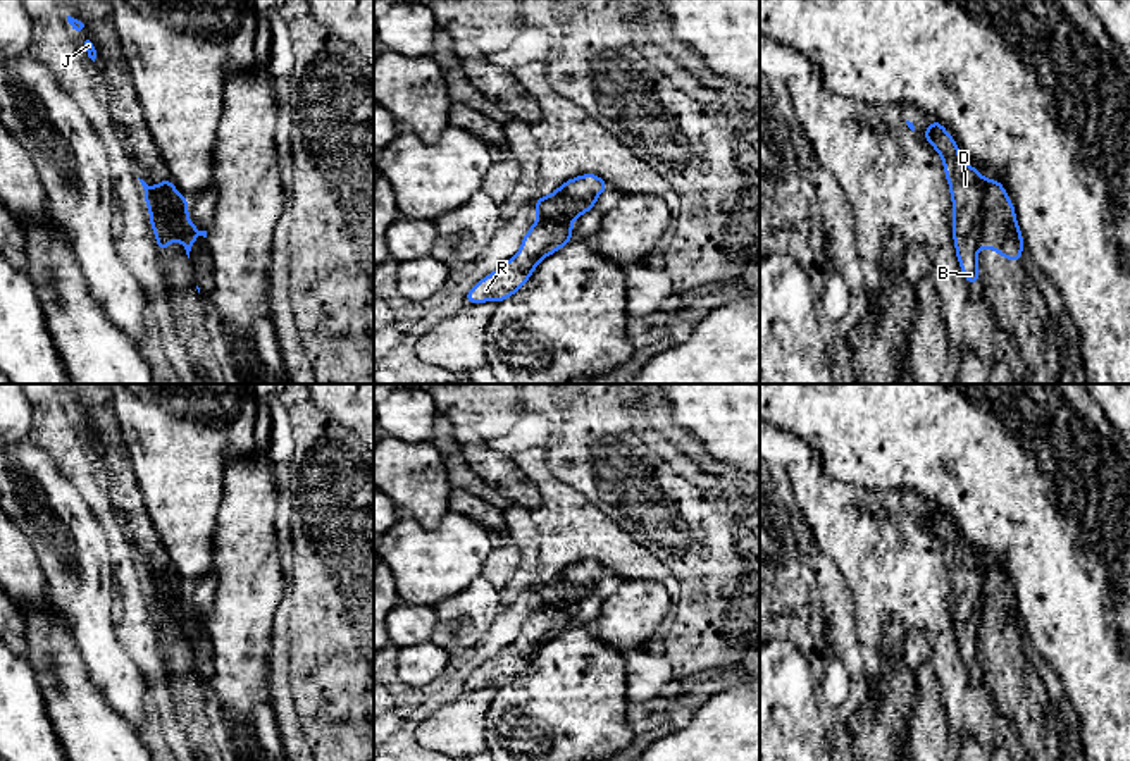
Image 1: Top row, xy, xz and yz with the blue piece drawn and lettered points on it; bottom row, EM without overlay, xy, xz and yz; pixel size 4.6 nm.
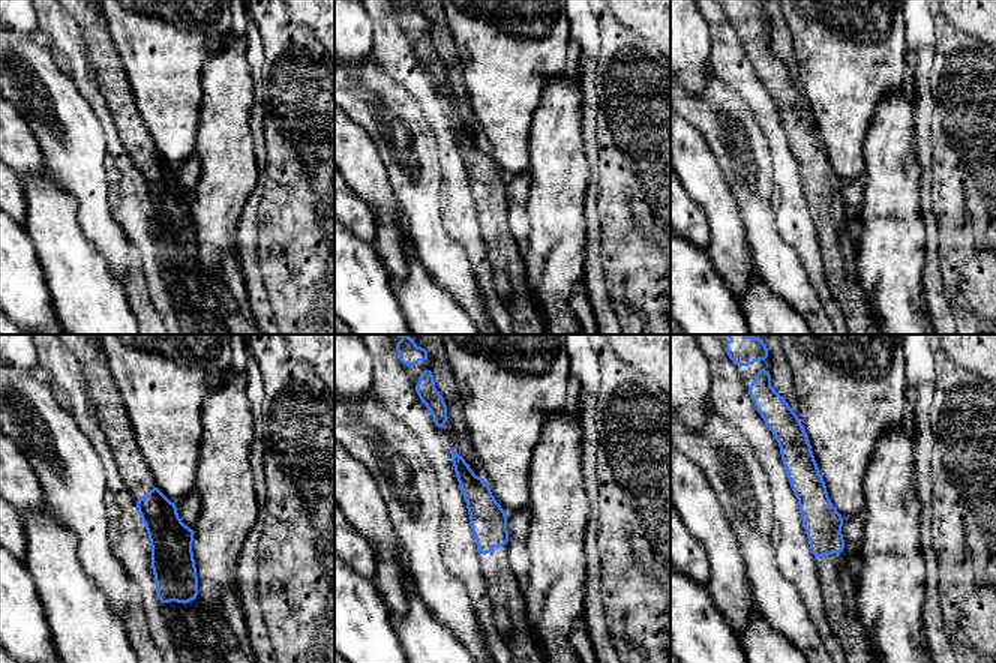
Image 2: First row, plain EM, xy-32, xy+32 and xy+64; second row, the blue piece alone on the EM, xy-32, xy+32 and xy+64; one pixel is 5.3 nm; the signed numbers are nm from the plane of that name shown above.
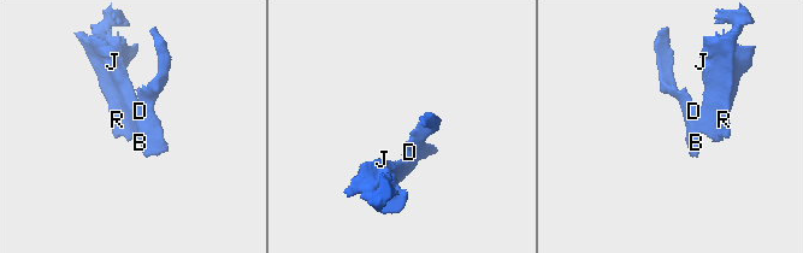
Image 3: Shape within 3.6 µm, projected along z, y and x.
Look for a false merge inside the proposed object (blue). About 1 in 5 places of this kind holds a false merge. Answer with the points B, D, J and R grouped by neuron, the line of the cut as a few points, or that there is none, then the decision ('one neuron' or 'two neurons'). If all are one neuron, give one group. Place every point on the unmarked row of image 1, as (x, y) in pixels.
groups B D / J R; cut xy (150, 572), (159, 574), (173, 591), (178, 601), (178, 625); two neurons

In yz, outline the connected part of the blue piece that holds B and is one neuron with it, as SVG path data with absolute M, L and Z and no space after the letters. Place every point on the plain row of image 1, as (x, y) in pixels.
M932 506L925 518L920 518L942 542L953 585L953 623L956 642L965 665L977 671L978 634L982 623L982 599L985 585L985 563L959 542L959 532L946 513Z

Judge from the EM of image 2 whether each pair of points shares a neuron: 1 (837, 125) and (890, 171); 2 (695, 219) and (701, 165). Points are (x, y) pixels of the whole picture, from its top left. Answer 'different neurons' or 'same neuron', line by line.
1: different neurons
2: different neurons

